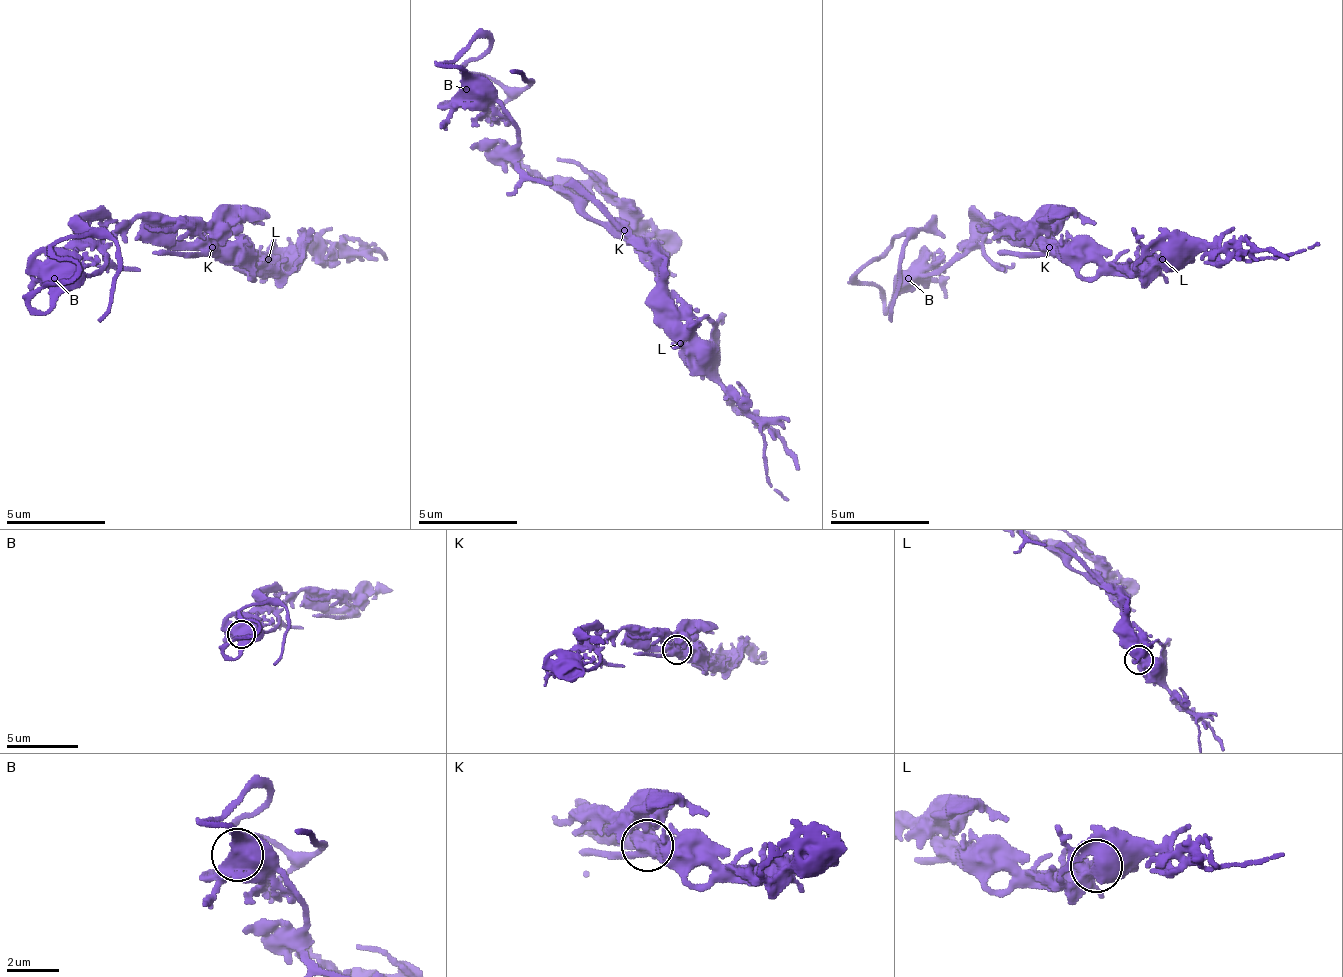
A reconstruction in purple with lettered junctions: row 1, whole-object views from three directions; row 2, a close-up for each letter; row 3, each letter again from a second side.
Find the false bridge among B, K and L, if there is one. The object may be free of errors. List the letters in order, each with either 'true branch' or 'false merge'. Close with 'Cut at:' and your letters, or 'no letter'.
B: true branch
K: true branch
L: true branch
Cut at: no letter

